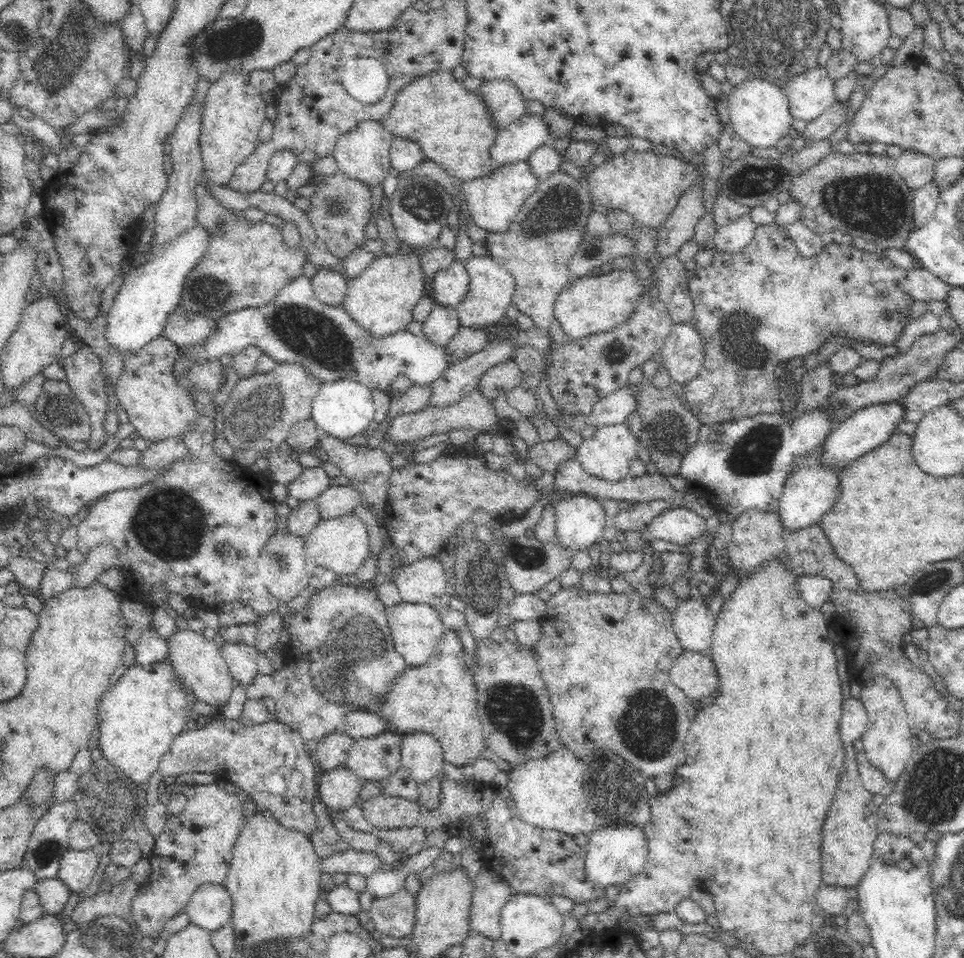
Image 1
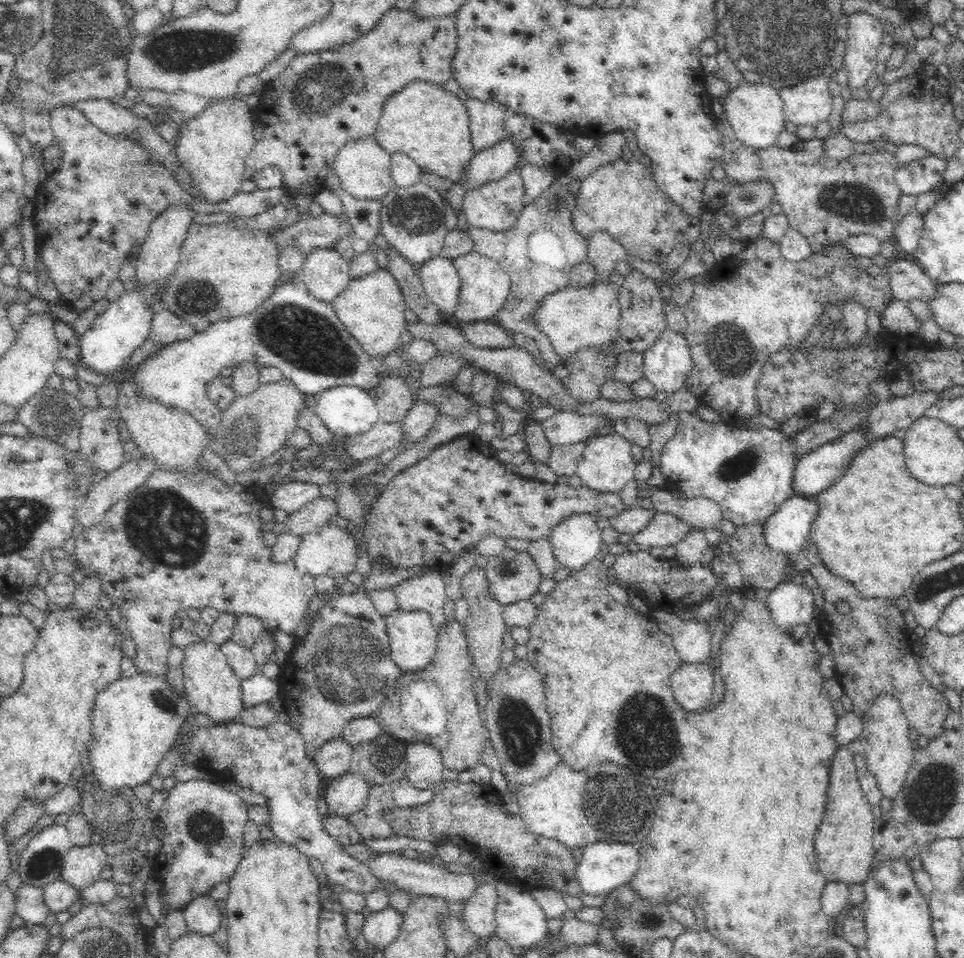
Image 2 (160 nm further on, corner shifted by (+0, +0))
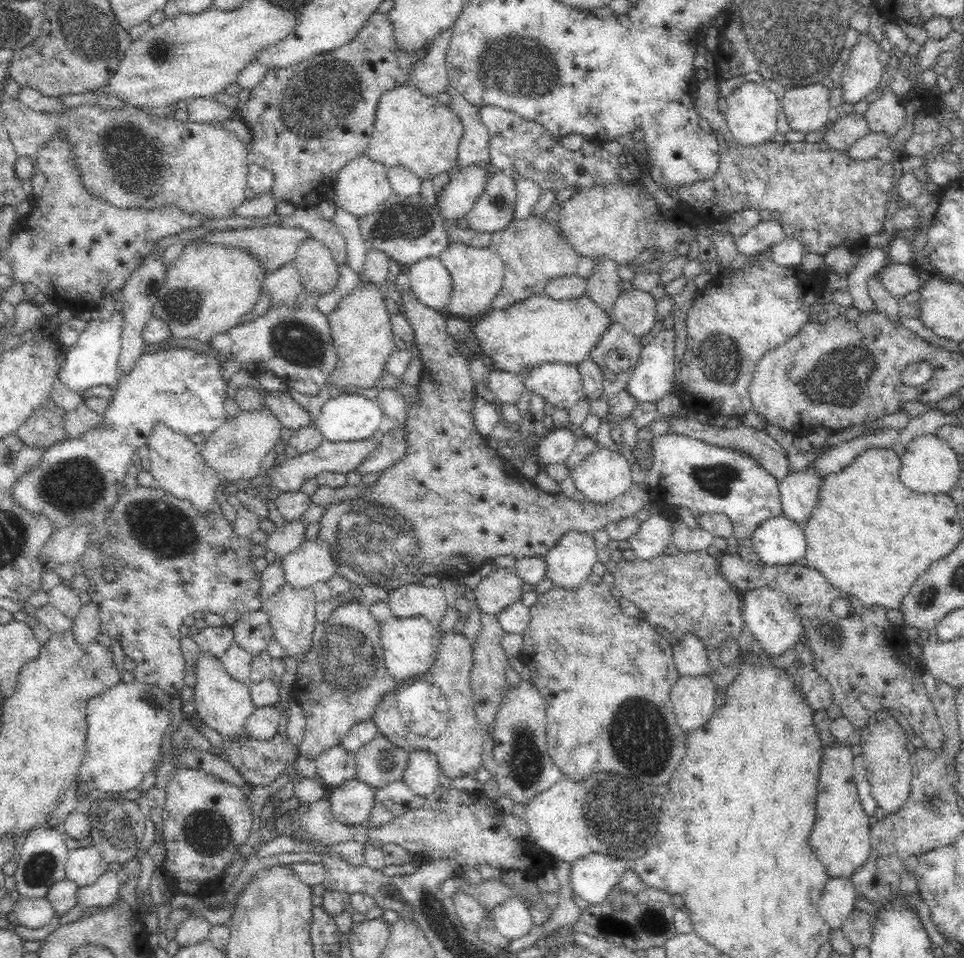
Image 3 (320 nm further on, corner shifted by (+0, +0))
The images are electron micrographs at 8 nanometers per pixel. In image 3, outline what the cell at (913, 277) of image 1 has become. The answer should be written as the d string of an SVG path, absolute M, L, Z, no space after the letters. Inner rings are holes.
M889 263L878 273L877 277L882 286L897 299L914 290L919 290L924 282L912 264Z

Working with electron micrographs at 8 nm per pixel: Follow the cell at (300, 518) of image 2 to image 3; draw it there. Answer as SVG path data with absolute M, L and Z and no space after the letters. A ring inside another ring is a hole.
M304 517L296 518L292 522L287 522L270 534L265 541L266 550L275 556L285 557L290 552L298 549L306 540L305 532L308 525L300 522Z

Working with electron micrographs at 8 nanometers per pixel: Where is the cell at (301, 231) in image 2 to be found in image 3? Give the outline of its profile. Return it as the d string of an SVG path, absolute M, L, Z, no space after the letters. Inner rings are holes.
M278 224L243 229L214 230L206 233L204 236L198 237L200 237L201 240L205 240L205 242L211 242L212 244L223 244L224 246L245 248L247 252L253 254L253 257L267 274L278 269L281 265L292 263L295 259L295 252L298 250L298 245L301 245L302 241L310 236L301 228Z

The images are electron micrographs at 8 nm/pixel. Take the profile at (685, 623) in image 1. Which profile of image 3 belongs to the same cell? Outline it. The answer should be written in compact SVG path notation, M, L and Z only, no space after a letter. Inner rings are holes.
M686 632L673 645L673 659L678 677L698 677L707 675L709 670L708 654L702 641Z

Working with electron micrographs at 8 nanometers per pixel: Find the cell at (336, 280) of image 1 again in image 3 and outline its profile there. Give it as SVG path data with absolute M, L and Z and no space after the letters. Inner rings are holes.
M308 237L298 245L294 268L298 269L305 289L316 295L327 294L334 290L339 277L338 264L333 261L332 253L319 240Z

